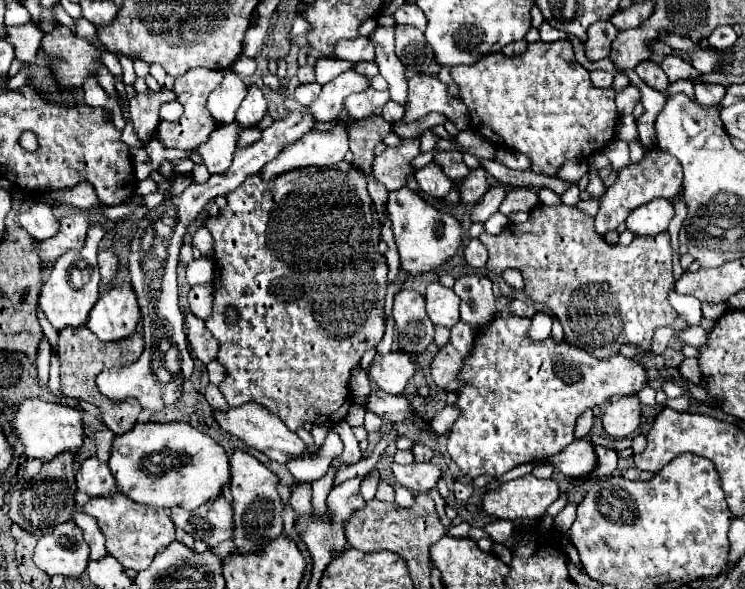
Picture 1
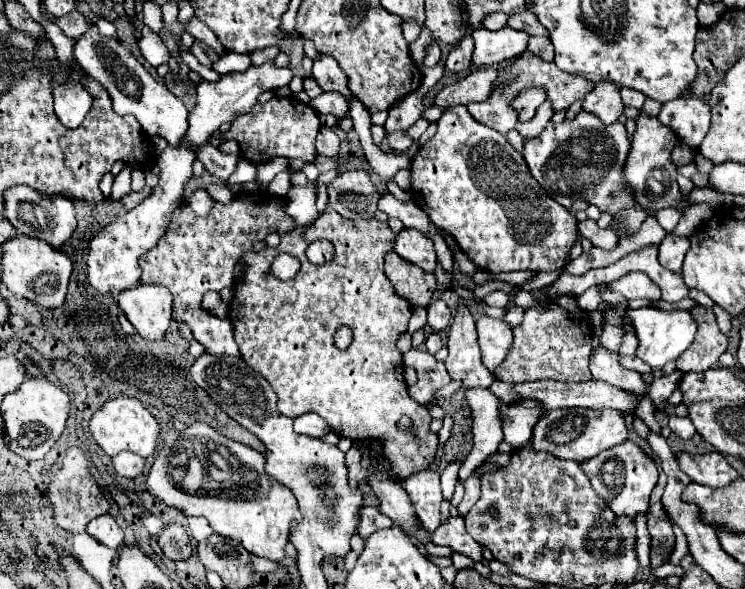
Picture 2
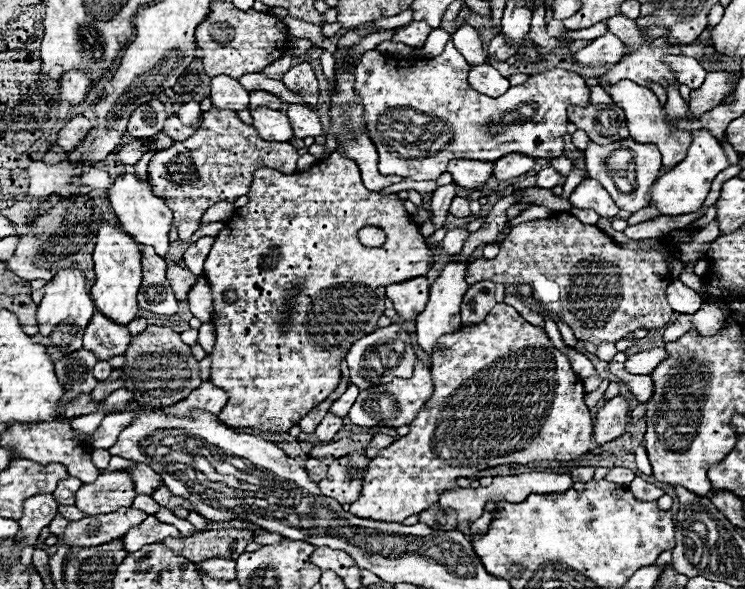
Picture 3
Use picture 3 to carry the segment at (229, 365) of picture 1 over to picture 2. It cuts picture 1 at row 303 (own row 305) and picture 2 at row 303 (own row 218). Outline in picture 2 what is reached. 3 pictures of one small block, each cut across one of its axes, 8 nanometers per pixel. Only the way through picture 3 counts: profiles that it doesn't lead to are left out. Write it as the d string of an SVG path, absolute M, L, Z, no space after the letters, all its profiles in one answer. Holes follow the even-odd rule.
M328 206L314 222L314 226L294 228L294 232L286 232L286 236L280 238L280 244L276 248L246 252L246 256L242 256L240 262L244 264L244 272L238 282L234 280L234 296L228 304L228 318L234 326L234 340L238 342L244 362L254 372L264 376L274 388L278 396L278 412L282 412L282 416L296 418L306 412L316 412L330 424L332 432L338 436L346 436L354 442L382 440L384 456L390 460L392 470L402 478L408 478L410 474L426 470L434 462L438 436L430 432L432 416L428 408L408 396L402 354L396 346L400 334L408 328L412 304L392 290L392 284L384 274L384 256L394 248L394 240L396 234L386 222L380 222L376 218L352 222L338 216L338 212ZM316 238L326 238L334 244L336 254L332 262L312 264L306 258L304 252ZM282 252L298 258L302 264L298 274L288 282L278 280L270 272L272 260ZM340 326L348 326L354 332L354 340L346 350L340 350L334 344L334 332ZM400 416L408 416L412 420L410 430L400 430L396 426Z

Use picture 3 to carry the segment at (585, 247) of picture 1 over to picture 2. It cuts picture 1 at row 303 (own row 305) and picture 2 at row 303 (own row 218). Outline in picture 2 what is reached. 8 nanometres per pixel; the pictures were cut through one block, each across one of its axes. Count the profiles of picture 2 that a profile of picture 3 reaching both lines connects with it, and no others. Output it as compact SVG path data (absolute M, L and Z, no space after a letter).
M532 290L532 292L534 292L534 298L538 302L542 302L544 306L542 308L526 308L522 324L512 328L514 342L512 342L512 348L510 348L506 360L494 370L496 380L514 382L514 384L534 382L534 380L560 380L560 382L586 382L586 380L590 380L589 359L593 349L592 328L586 315L580 316L578 312L574 312L576 310L574 306L578 306L576 296L572 296L572 294L548 296L542 290Z

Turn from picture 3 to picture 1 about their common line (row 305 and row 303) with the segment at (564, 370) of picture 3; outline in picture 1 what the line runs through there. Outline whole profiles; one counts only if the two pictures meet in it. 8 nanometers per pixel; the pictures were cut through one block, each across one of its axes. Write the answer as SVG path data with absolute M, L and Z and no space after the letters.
M500 298L496 302L496 318L490 326L478 330L472 356L466 358L464 370L458 374L458 378L468 384L458 390L460 396L456 406L462 412L448 432L448 454L470 478L484 474L500 478L520 464L544 460L562 452L562 448L574 442L576 420L584 410L604 404L604 400L610 396L638 394L648 384L648 370L640 362L624 358L622 354L616 354L608 360L596 360L592 354L566 342L556 344L552 338L544 342L532 342L528 338L530 318L512 316L508 314L506 306L508 298Z

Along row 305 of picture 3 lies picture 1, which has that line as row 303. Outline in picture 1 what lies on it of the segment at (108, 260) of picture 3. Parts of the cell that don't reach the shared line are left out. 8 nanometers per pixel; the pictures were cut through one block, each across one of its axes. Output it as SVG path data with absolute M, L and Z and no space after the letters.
M120 284L110 288L106 296L100 296L90 310L88 328L104 342L114 342L130 336L140 320L140 310L132 284Z

